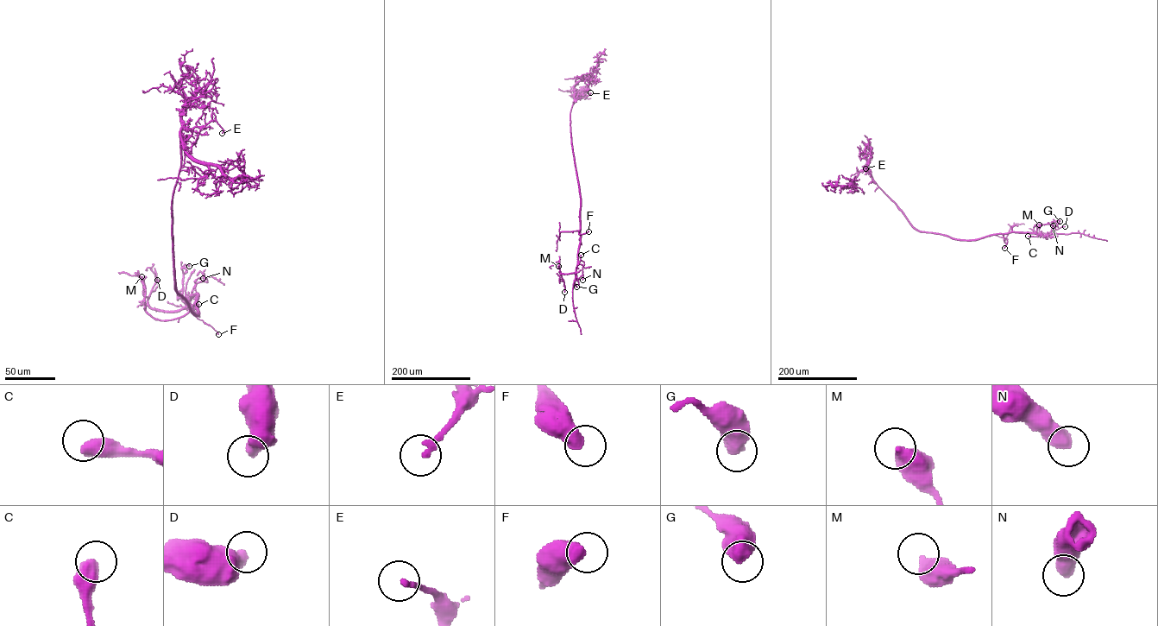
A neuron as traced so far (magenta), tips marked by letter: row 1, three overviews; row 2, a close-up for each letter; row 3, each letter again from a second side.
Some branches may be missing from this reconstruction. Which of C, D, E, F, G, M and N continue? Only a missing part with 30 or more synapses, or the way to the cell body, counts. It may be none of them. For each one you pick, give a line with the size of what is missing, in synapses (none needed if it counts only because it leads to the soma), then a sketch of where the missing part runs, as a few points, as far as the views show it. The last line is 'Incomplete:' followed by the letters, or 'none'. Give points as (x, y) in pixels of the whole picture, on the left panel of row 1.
Incomplete: none

